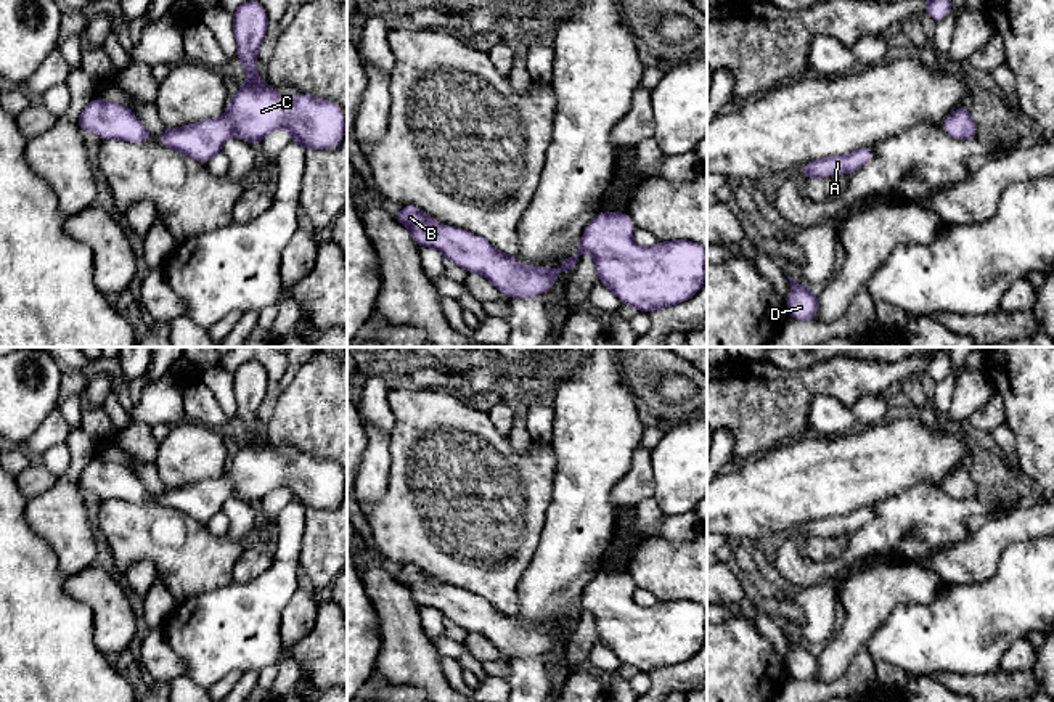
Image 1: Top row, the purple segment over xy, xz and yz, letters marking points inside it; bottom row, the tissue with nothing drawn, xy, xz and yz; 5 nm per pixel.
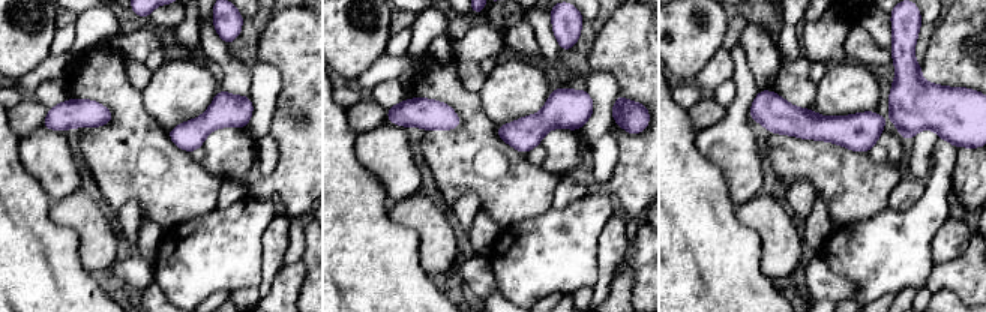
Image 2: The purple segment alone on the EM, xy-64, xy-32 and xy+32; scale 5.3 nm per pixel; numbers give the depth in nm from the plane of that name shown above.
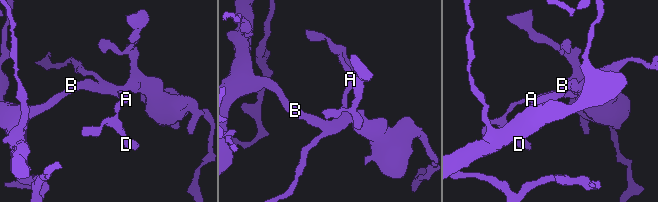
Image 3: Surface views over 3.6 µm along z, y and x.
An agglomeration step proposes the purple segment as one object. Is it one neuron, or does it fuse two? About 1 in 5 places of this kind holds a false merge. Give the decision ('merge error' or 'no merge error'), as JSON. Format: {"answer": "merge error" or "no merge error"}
{"answer": "no merge error"}

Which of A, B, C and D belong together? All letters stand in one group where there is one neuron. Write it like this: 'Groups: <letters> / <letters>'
Groups: A B C D

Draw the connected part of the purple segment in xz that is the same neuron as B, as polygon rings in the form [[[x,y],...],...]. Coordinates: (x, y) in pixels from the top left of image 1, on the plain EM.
[[[402,565],[395,580],[411,591],[418,607],[439,609],[468,633],[487,636],[509,659],[545,654],[556,636],[577,626],[583,612],[594,615],[601,644],[622,663],[646,673],[691,659],[705,639],[707,612],[702,606],[688,599],[638,606],[627,572],[599,572],[585,588],[578,610],[559,628],[522,625],[474,593],[437,583],[418,565]]]

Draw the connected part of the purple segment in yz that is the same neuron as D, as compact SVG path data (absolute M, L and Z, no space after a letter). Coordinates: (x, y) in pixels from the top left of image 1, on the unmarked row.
M787 636L790 643L790 657L787 662L787 676L797 681L815 681L818 673L816 651L802 647L794 638Z

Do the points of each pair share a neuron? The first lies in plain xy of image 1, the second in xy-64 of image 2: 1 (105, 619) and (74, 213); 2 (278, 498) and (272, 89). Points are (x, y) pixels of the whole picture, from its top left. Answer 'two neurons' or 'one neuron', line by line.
1: one neuron
2: one neuron

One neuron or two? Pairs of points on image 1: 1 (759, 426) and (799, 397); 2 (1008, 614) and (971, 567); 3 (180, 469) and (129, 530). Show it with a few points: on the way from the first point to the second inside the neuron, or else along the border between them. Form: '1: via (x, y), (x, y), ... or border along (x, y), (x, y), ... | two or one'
1: via (768, 416), (789, 397) | one
2: border along (1004, 550), (987, 579), (945, 583) | two
3: border along (153, 463), (163, 487) | two

